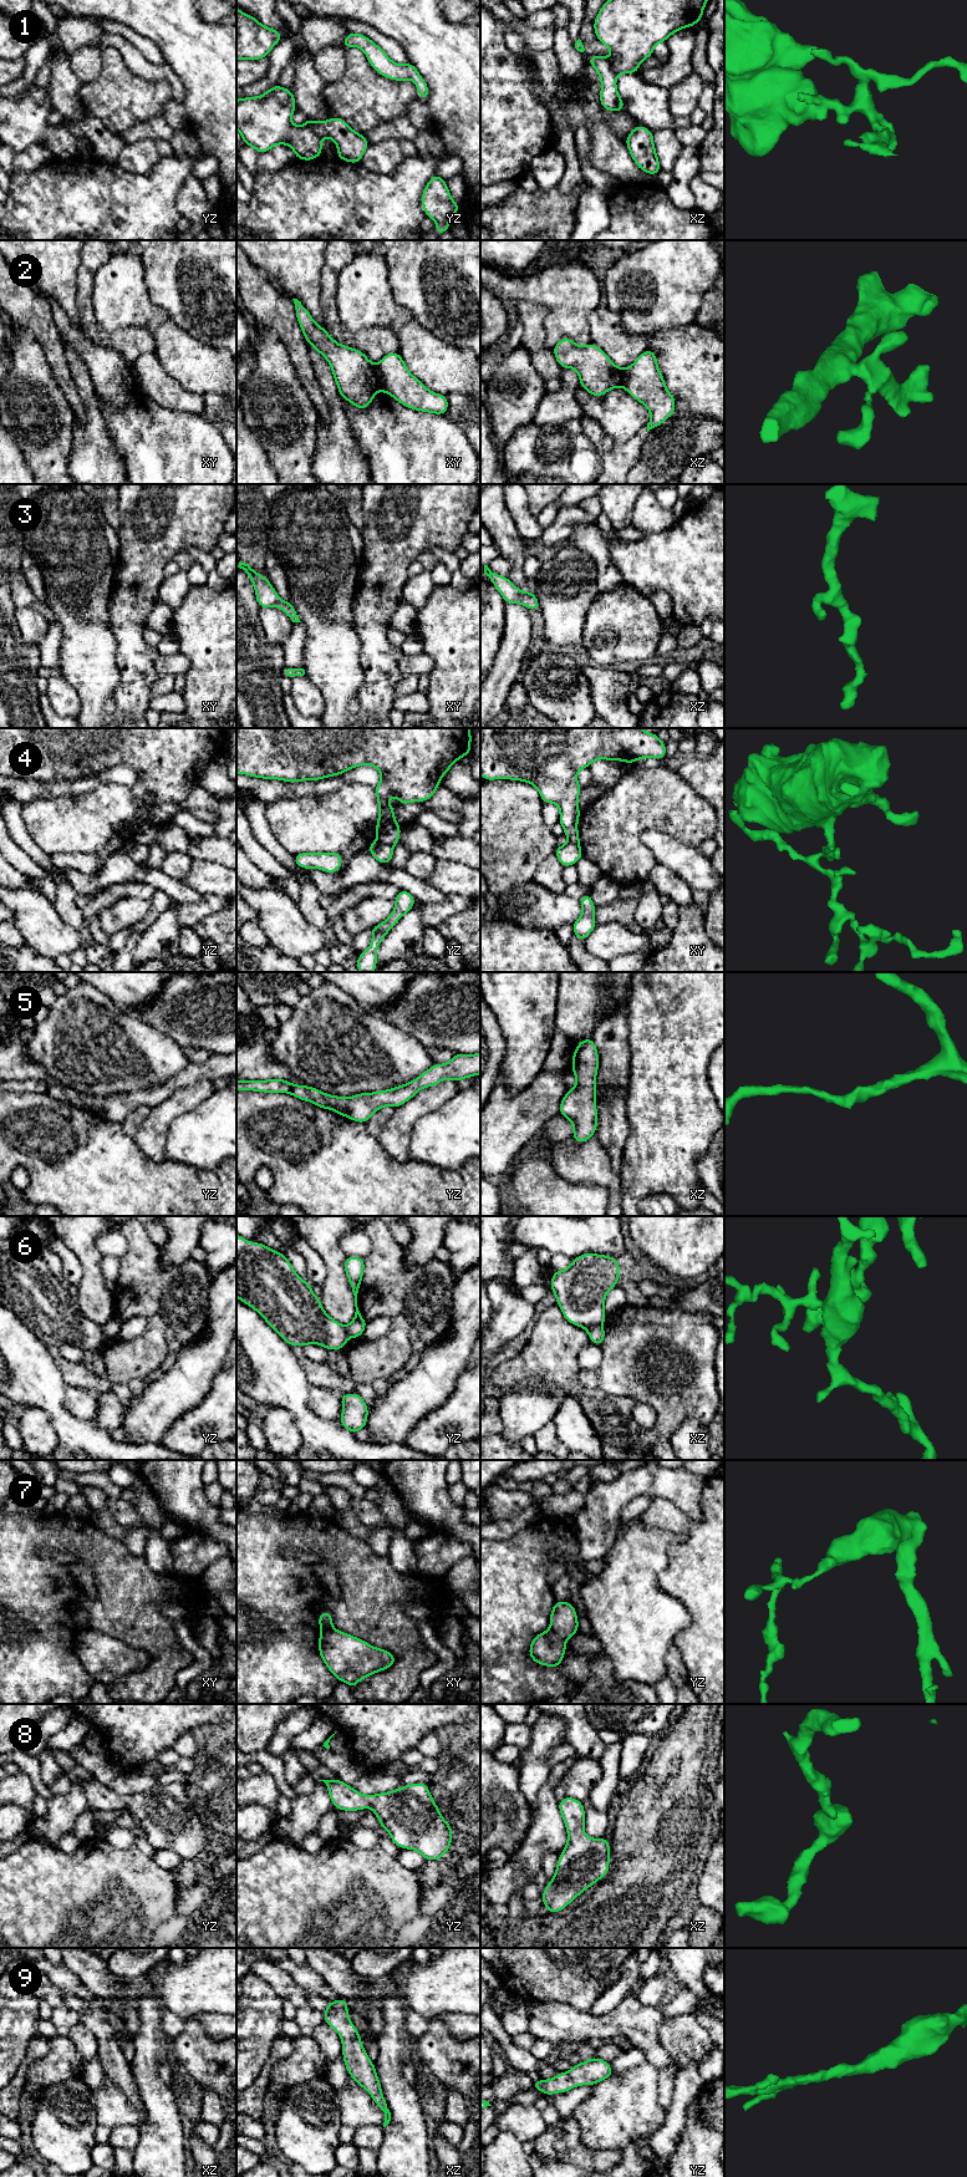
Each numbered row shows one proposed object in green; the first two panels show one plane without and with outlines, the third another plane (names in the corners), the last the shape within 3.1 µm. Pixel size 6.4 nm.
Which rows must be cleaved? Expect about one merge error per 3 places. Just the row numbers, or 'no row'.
1, 2, 4, 6, 7

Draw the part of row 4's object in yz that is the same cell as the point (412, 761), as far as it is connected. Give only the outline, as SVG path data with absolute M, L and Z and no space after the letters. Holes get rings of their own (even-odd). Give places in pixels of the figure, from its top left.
M236 728L236 773L295 783L320 780L370 764L381 773L381 782L373 787L380 808L380 817L375 825L376 839L393 846L399 841L401 825L395 820L395 809L388 804L390 797L396 795L401 805L431 799L442 777L454 762L470 754L470 742L469 728Z

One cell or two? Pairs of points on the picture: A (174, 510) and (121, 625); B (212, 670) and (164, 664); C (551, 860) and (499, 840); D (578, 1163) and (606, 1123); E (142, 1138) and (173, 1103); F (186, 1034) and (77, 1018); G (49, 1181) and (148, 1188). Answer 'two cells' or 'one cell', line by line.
A: one cell
B: two cells
C: two cells
D: two cells
E: one cell
F: two cells
G: one cell

